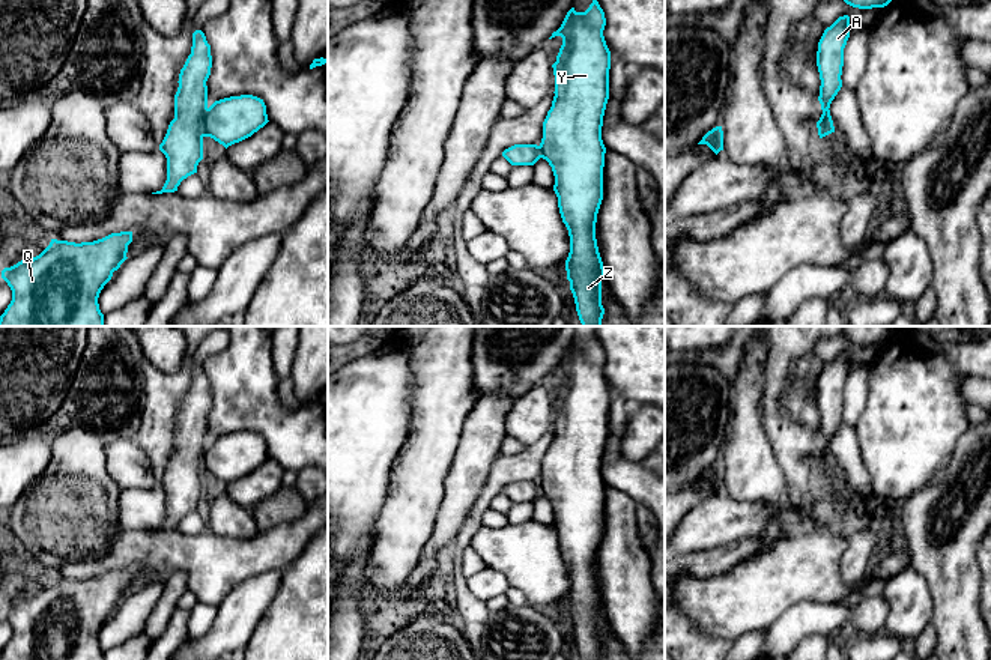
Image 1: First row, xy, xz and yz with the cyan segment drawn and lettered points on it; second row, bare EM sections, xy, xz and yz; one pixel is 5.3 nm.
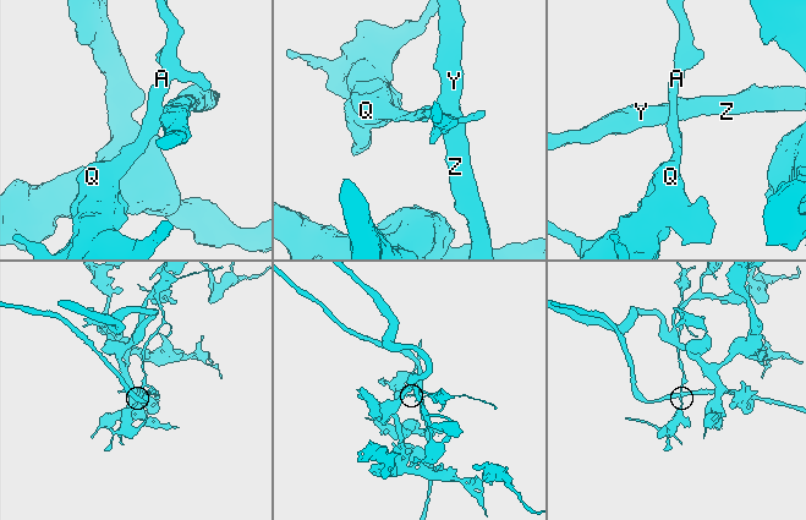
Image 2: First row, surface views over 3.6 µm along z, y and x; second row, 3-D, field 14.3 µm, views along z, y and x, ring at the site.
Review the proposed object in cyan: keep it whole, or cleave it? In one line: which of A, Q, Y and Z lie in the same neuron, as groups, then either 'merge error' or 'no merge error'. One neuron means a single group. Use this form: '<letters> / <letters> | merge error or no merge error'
A Q / Y Z | merge error

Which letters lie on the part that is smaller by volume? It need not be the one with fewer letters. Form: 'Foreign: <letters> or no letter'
Foreign: A, Q

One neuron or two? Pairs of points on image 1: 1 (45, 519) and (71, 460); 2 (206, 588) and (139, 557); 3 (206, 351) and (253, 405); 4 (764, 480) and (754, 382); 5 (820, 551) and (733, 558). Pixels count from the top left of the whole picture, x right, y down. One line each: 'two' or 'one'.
1: one
2: one
3: two
4: one
5: two

